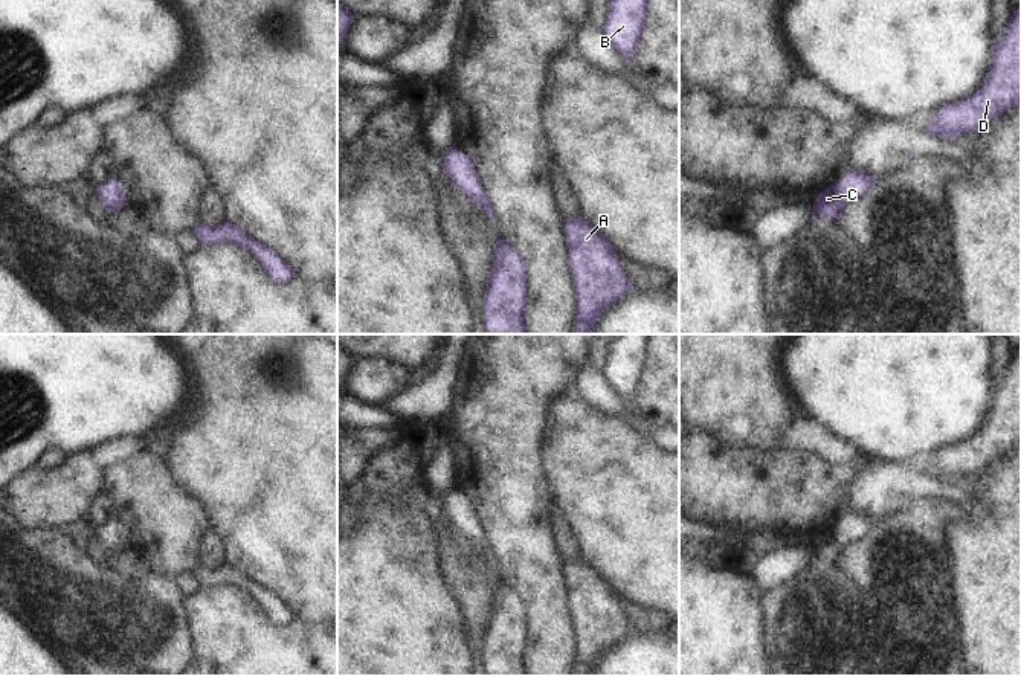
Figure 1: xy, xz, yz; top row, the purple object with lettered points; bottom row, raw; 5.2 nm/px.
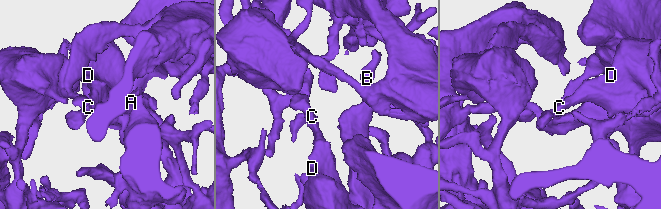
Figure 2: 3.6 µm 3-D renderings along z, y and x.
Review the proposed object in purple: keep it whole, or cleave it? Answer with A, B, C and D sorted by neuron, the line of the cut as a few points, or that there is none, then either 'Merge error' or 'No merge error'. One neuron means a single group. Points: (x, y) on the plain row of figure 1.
Groups: A B C D. No split. No merge error

